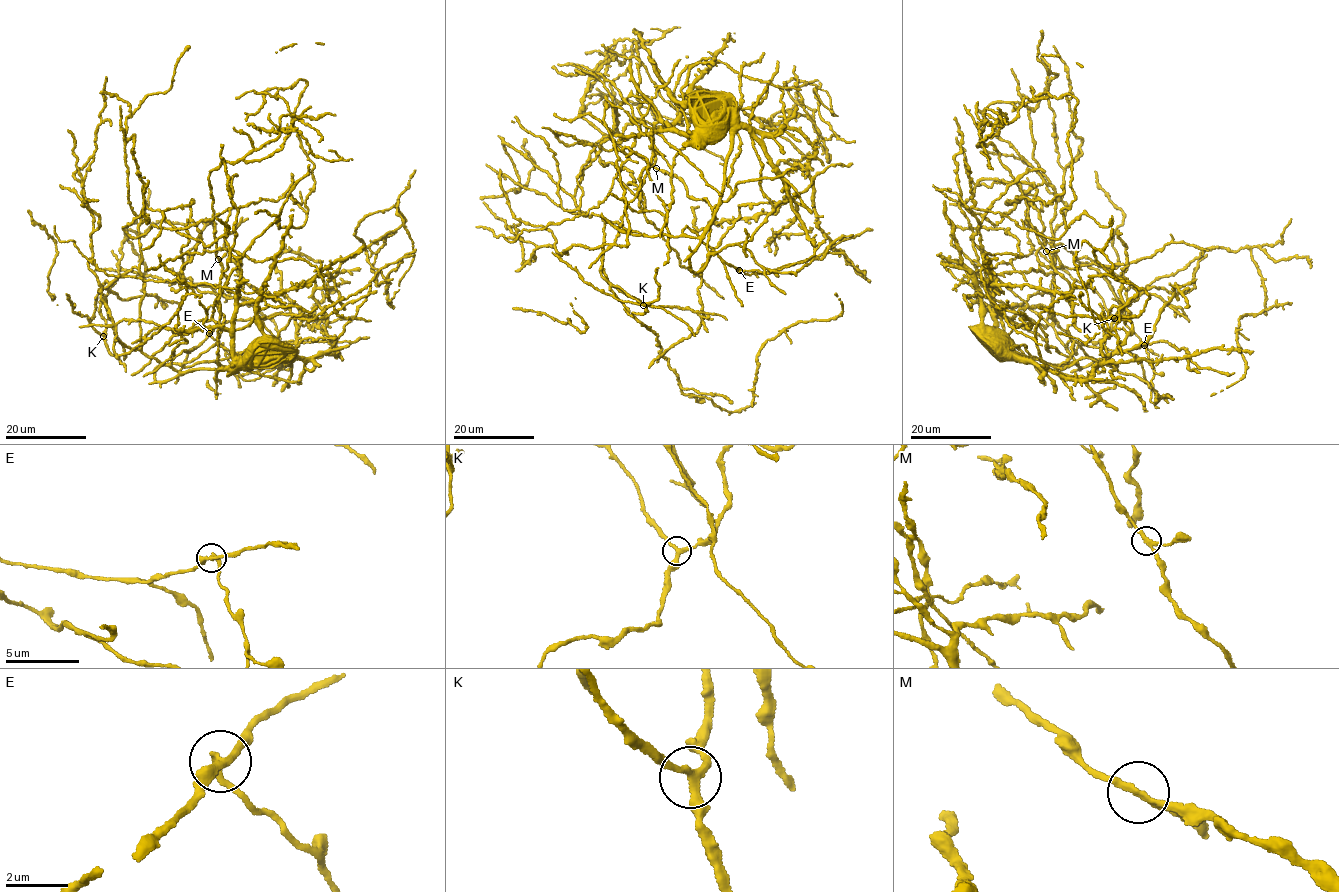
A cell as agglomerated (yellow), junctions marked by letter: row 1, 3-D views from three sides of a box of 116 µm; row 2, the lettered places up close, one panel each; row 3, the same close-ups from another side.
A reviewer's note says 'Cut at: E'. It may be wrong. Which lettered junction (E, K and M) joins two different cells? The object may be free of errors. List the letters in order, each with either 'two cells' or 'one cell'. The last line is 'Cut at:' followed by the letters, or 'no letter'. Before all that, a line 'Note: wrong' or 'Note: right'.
Note: right
E: two cells
K: one cell
M: one cell
Cut at: E

